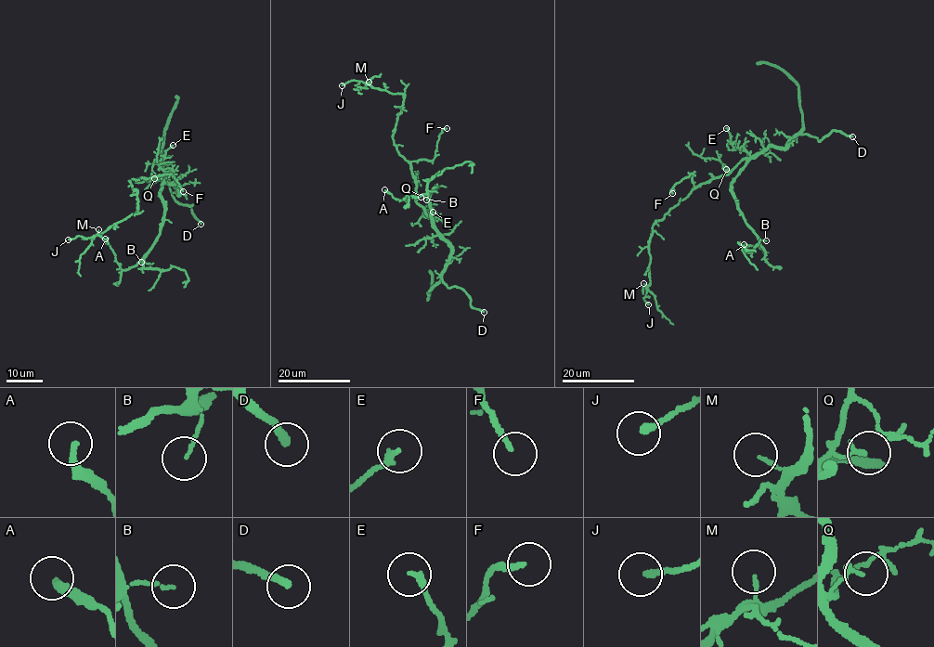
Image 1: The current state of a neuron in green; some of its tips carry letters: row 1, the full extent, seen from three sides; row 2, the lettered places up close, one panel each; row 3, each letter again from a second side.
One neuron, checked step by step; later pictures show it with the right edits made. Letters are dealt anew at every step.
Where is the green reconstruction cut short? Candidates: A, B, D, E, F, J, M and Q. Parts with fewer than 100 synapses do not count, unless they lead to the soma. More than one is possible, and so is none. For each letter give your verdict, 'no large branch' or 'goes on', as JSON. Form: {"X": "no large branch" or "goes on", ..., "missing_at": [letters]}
{"A": "no large branch", "B": "no large branch", "D": "goes on", "E": "no large branch", "F": "no large branch", "J": "no large branch", "M": "no large branch", "Q": "no large branch", "missing_at": ["D"]}

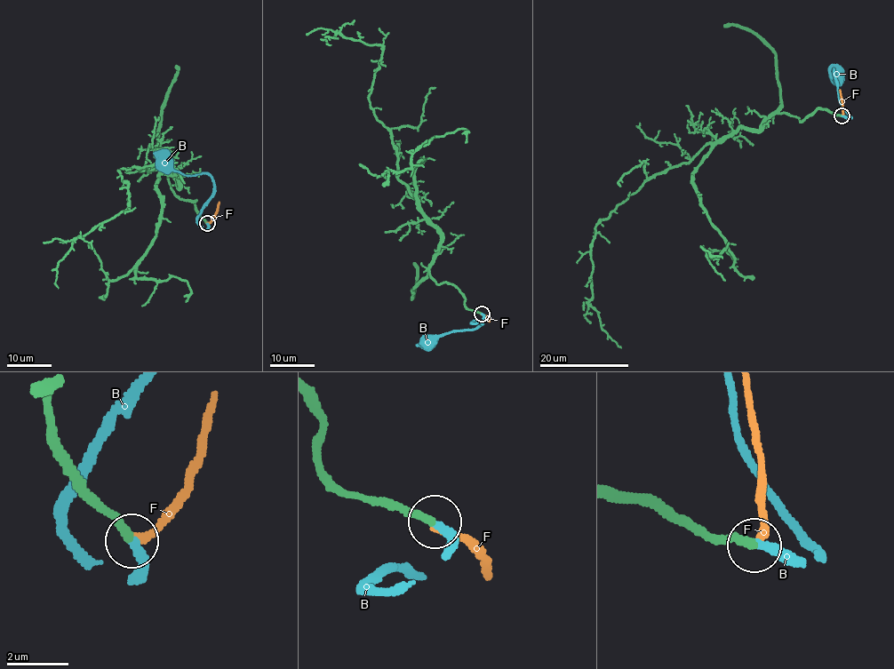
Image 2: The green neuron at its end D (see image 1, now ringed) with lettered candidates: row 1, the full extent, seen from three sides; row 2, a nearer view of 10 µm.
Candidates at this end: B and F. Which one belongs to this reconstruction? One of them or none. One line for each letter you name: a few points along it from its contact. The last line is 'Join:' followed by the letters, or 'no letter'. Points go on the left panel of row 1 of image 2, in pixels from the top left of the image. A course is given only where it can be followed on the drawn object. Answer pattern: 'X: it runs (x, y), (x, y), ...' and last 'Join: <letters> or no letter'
B: it runs (206, 223), (206, 228), (201, 226), (198, 215), (213, 192), (212, 179), (207, 174), (179, 173), (164, 163)
Join: B

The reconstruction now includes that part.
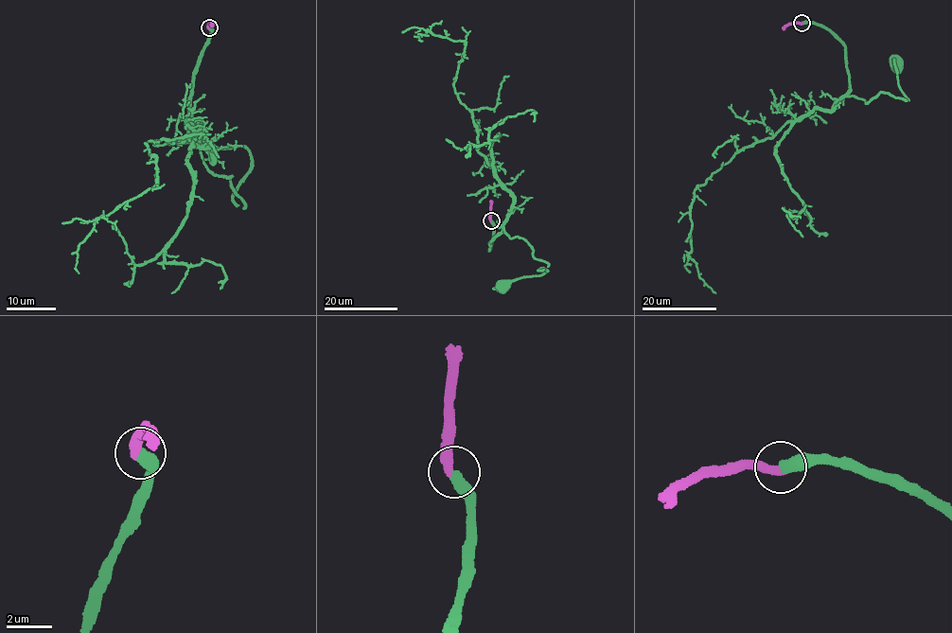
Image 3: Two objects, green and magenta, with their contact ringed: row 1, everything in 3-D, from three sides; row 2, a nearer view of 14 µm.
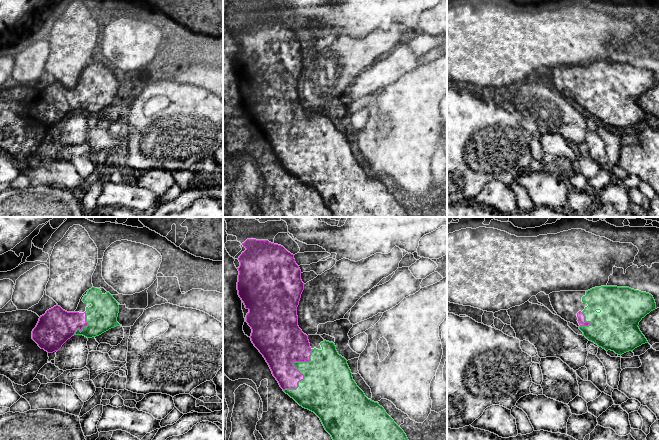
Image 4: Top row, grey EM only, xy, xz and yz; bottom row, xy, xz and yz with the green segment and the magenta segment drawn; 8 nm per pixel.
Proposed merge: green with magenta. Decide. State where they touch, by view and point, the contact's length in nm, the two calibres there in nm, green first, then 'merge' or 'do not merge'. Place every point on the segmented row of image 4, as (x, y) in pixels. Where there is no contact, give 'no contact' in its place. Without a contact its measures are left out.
xz (297, 369) | 400 nm | 380/360 nm | merge

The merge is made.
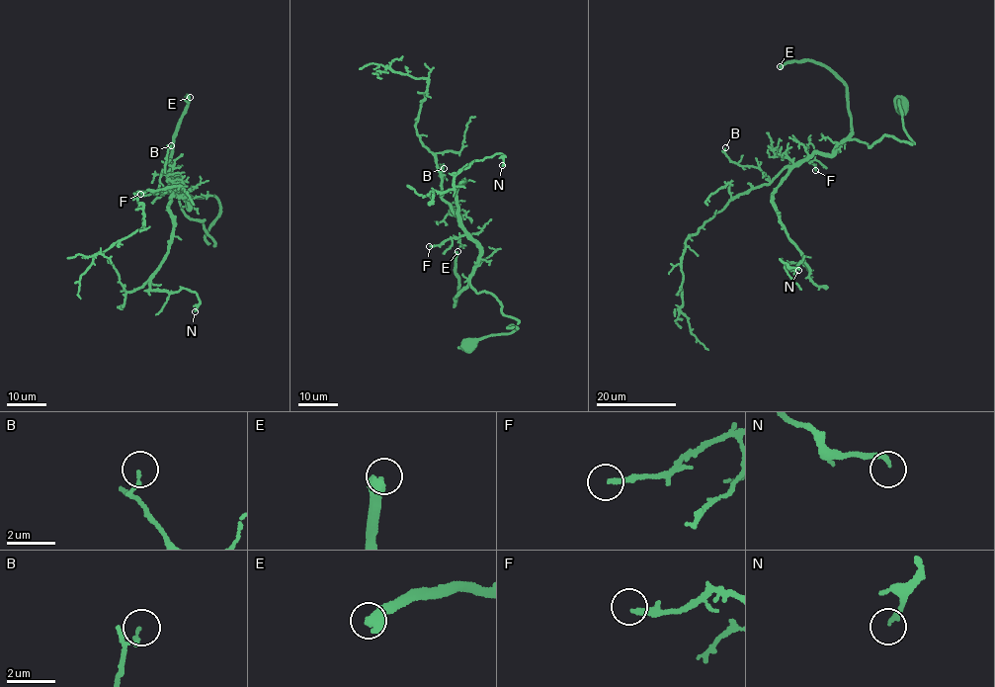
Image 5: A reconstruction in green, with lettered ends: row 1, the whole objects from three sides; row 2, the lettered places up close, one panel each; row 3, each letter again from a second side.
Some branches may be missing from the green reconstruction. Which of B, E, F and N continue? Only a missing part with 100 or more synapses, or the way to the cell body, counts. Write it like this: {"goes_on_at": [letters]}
{"goes_on_at": ["E"]}

